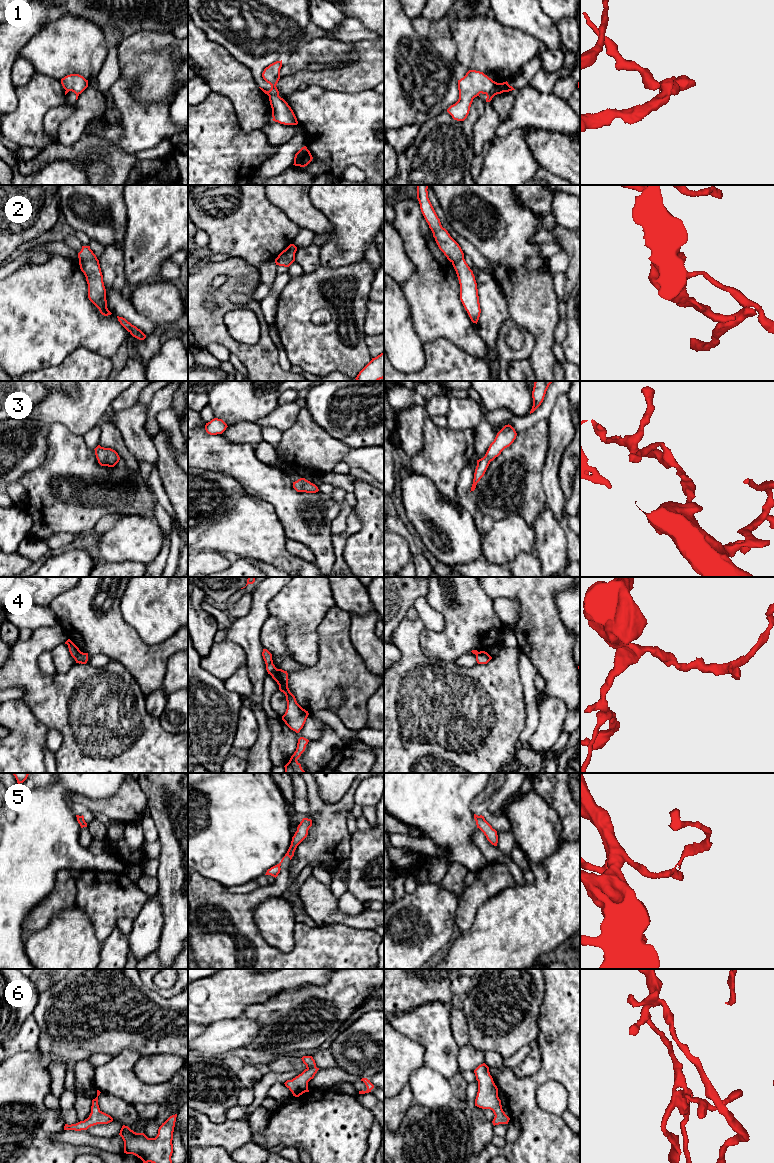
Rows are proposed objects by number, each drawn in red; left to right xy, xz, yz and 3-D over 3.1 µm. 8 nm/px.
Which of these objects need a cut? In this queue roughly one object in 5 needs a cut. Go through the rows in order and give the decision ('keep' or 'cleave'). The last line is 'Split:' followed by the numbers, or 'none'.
1: cleave
2: keep
3: keep
4: cleave
5: cleave
6: keep
Split: 1, 4, 5

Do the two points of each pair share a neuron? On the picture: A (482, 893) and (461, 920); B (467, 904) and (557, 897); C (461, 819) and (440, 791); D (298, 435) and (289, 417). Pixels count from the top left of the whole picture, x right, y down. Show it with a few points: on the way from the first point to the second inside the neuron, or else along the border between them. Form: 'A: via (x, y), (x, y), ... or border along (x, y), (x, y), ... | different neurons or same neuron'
A: via (475, 900), (465, 913) | same neuron
B: border along (503, 890), (489, 897), (478, 908), (472, 924) | different neurons
C: via (454, 812), (440, 798) | same neuron
D: border along (301, 407), (296, 420), (289, 427), (281, 431) | different neurons

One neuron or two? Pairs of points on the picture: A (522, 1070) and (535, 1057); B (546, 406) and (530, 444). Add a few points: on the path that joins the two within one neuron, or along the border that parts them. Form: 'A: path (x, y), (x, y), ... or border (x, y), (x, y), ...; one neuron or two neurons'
A: path (525, 1067), (532, 1060); one neuron
B: border (546, 418), (540, 419), (520, 432); two neurons

